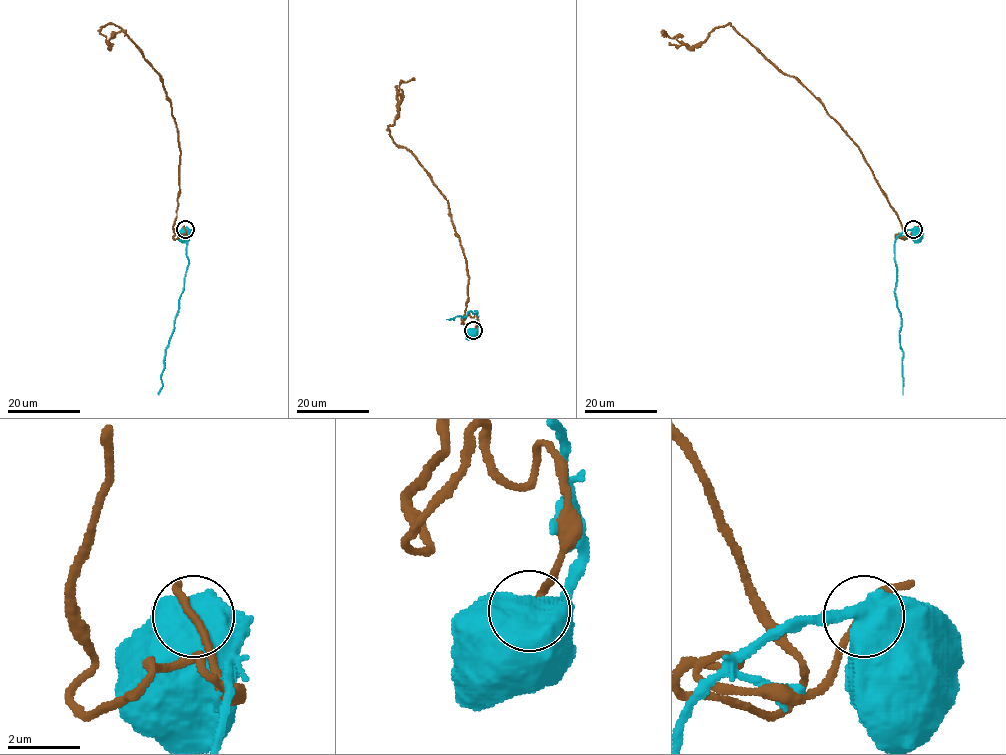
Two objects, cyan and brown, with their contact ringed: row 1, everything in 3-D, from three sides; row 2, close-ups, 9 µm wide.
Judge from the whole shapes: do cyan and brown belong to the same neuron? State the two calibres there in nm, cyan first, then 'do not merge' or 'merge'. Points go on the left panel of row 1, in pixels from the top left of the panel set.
800/200 nm | do not merge

